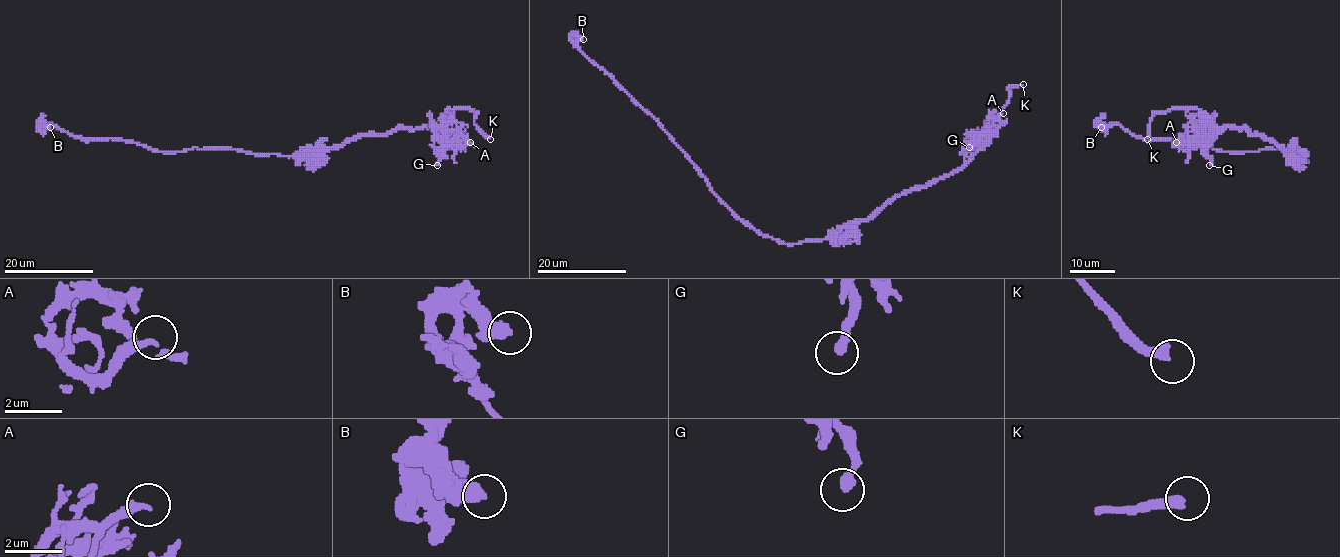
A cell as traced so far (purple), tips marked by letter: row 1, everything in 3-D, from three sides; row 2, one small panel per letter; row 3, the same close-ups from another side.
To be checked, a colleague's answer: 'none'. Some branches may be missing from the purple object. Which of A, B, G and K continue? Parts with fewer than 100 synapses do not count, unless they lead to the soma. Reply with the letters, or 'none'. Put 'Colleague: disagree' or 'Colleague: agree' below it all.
K
Colleague: disagree

